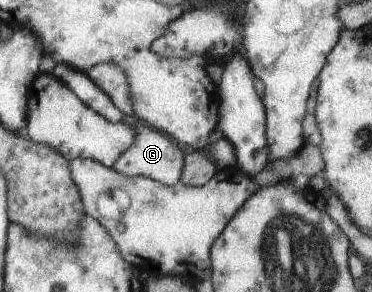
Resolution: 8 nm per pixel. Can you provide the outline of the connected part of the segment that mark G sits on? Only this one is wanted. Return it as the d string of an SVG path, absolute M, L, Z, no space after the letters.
M139 121L131 128L135 132L133 144L124 153L121 153L112 168L123 176L144 176L164 185L173 186L180 182L182 166L184 165L182 150L162 132L154 131Z

